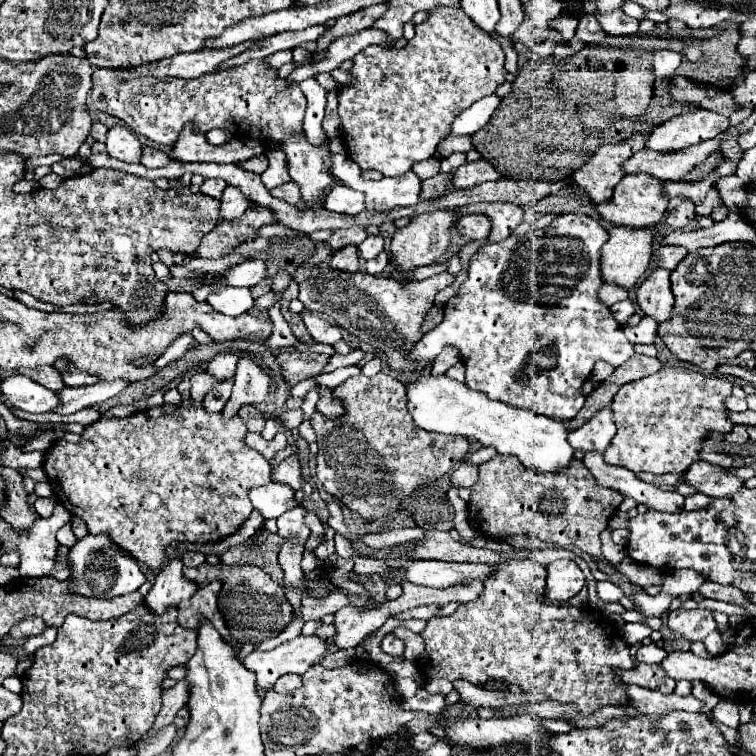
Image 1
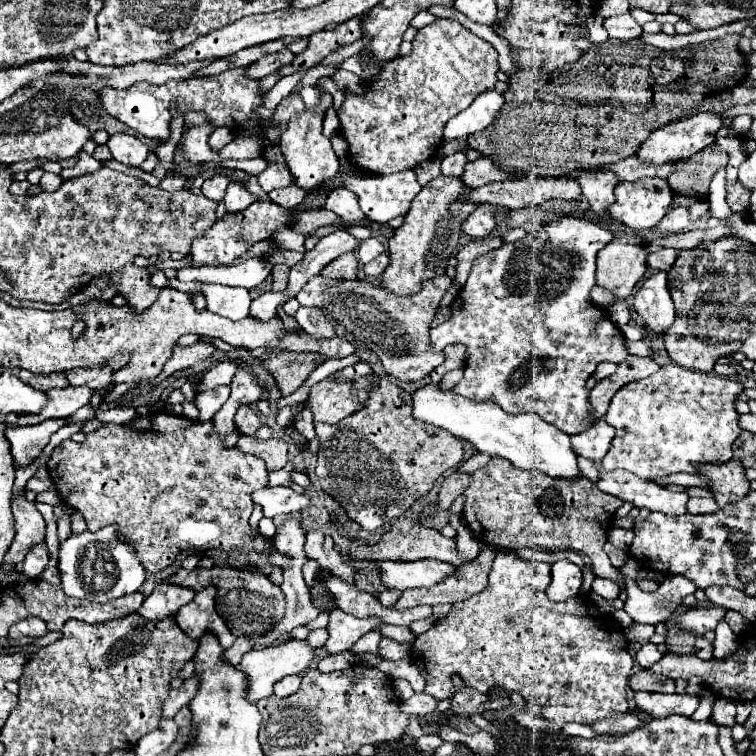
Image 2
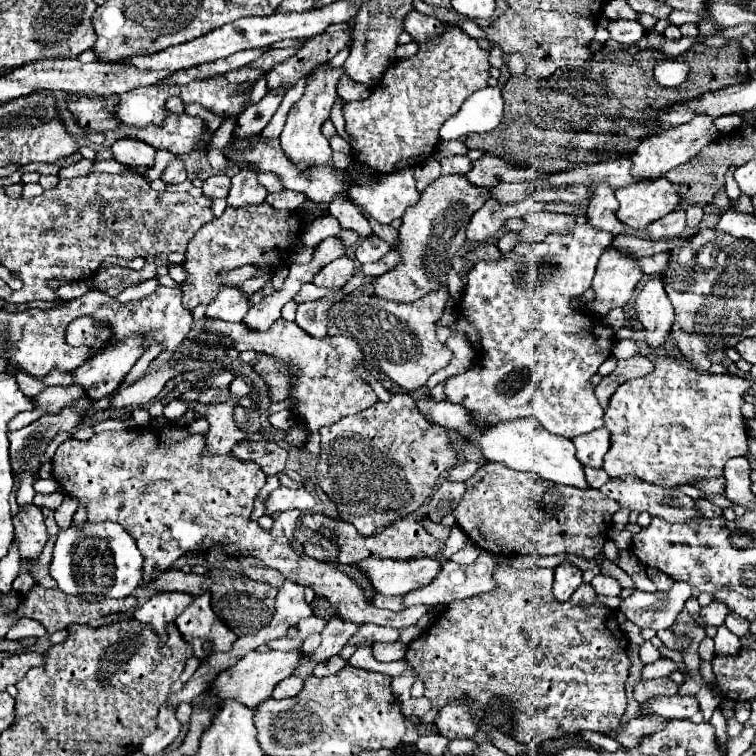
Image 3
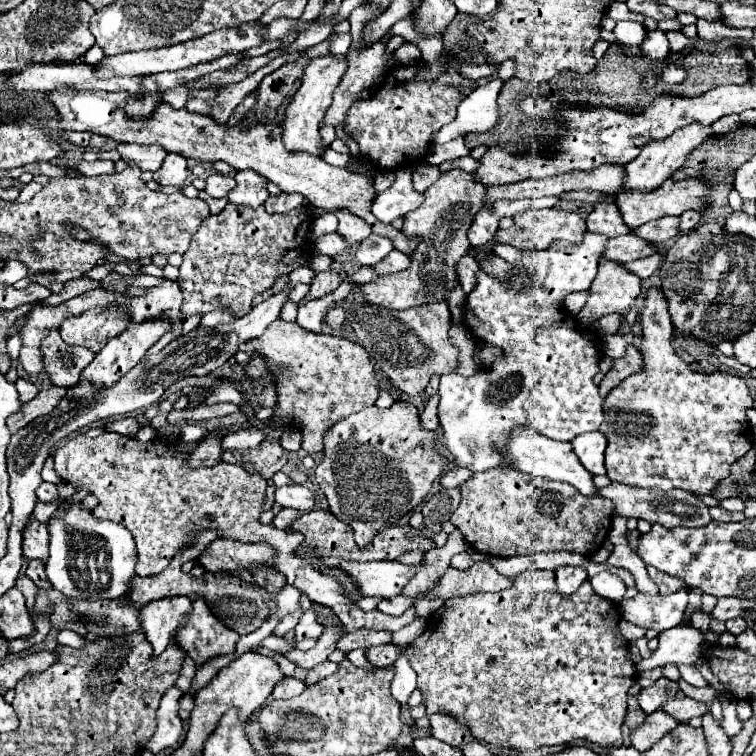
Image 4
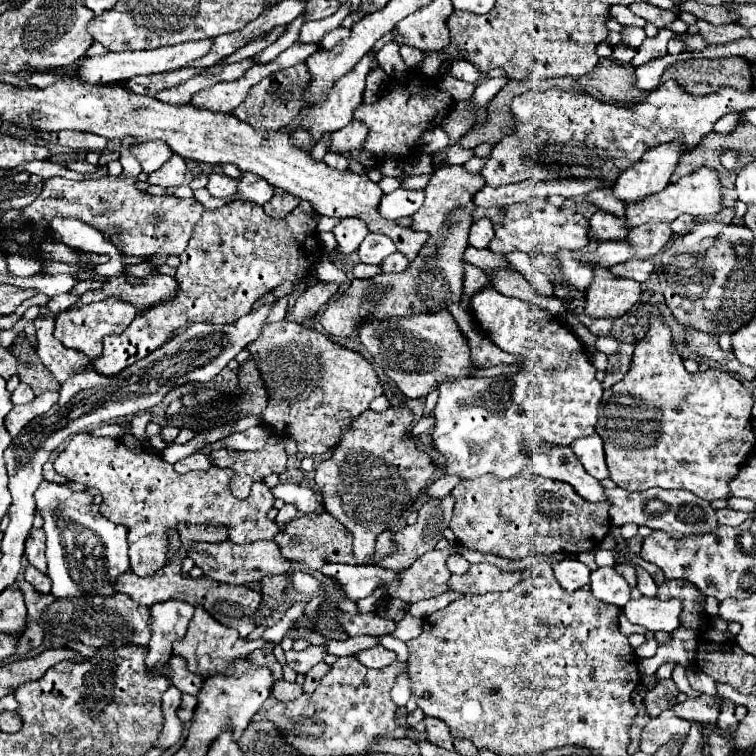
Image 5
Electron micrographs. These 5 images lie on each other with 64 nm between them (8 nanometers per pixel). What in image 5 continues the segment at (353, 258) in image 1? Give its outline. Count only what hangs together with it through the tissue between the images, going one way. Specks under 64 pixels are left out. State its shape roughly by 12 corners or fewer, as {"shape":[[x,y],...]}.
{"shape":[[318,282],[296,300],[290,322],[320,314],[338,284]]}

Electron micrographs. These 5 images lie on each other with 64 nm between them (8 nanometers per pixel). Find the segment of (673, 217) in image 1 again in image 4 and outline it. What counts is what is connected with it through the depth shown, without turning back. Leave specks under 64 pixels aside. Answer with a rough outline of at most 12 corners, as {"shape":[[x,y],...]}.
{"shape":[[680,218],[646,222],[632,234],[662,246],[680,234]]}

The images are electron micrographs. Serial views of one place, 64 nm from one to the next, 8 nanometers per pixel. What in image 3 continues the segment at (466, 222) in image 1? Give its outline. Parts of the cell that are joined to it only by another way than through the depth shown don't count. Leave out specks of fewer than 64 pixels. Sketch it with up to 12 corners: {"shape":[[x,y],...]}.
{"shape":[[490,198],[474,212],[466,236],[486,242],[512,216],[528,214],[528,202]]}

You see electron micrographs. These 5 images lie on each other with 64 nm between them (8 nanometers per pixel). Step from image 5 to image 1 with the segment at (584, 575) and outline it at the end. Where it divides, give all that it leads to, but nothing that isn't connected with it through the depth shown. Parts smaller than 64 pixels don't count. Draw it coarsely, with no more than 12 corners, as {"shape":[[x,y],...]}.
{"shape":[[572,560],[548,564],[546,598],[566,602],[584,586]]}

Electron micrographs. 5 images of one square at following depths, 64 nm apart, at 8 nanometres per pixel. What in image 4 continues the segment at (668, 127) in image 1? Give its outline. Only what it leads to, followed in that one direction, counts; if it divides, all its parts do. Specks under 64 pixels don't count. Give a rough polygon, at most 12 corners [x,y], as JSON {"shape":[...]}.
{"shape":[[686,126],[650,142],[624,168],[622,190],[652,192],[710,138],[706,126]]}

